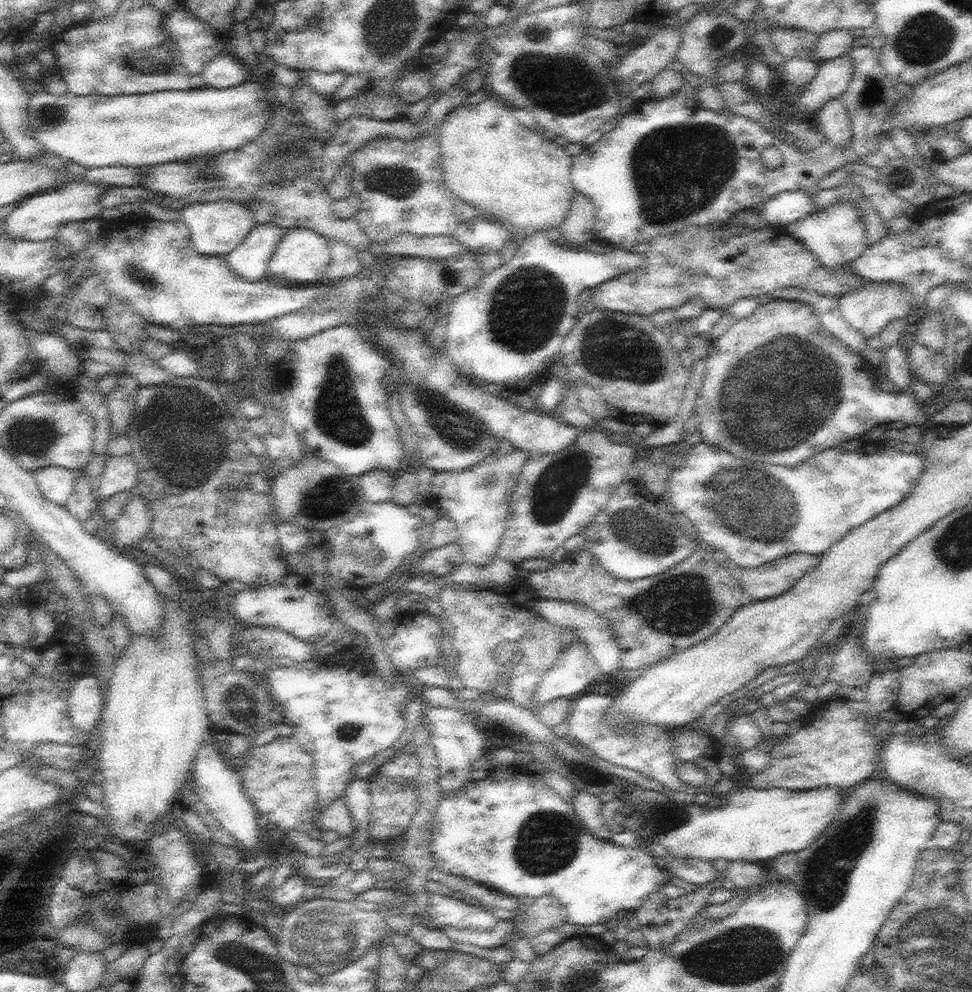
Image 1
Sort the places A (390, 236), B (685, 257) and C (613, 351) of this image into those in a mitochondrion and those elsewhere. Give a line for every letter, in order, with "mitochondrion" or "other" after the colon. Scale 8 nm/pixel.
A: other
B: mitochondrion
C: mitochondrion

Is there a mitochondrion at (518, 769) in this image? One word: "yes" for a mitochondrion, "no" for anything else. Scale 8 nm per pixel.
no

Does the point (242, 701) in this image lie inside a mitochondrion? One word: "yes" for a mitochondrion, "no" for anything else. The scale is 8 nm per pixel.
yes

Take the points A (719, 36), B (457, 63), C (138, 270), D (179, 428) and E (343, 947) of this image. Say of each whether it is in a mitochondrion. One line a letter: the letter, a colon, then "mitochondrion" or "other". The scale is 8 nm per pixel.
A: mitochondrion
B: other
C: mitochondrion
D: mitochondrion
E: mitochondrion

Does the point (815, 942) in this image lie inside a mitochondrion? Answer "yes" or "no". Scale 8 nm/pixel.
no

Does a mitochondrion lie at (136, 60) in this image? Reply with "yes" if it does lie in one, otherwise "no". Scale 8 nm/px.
yes

